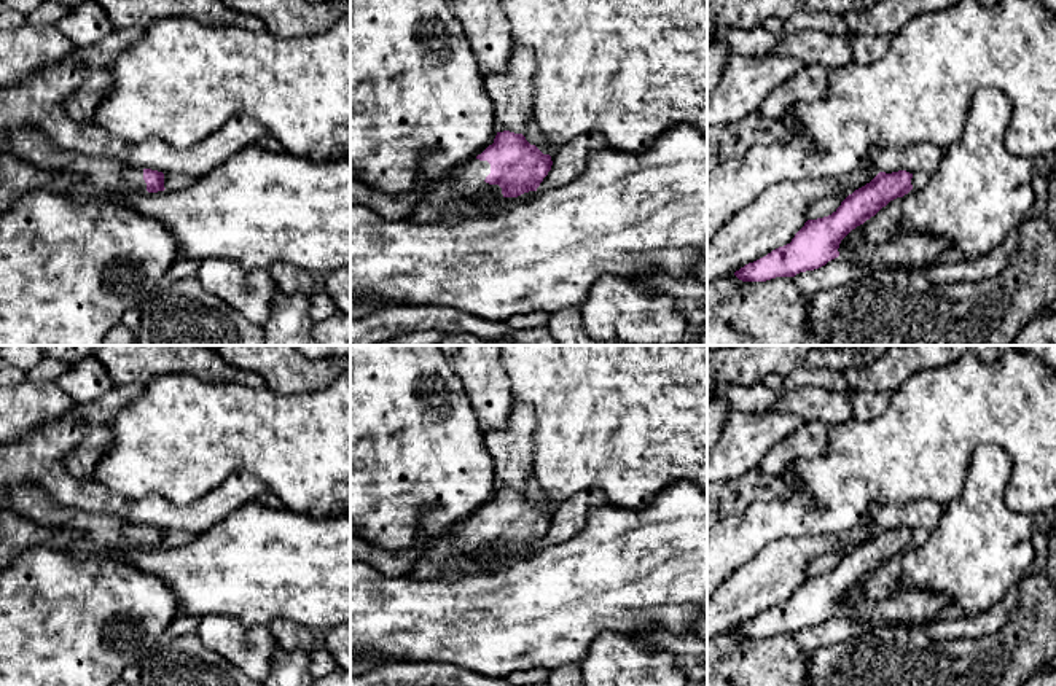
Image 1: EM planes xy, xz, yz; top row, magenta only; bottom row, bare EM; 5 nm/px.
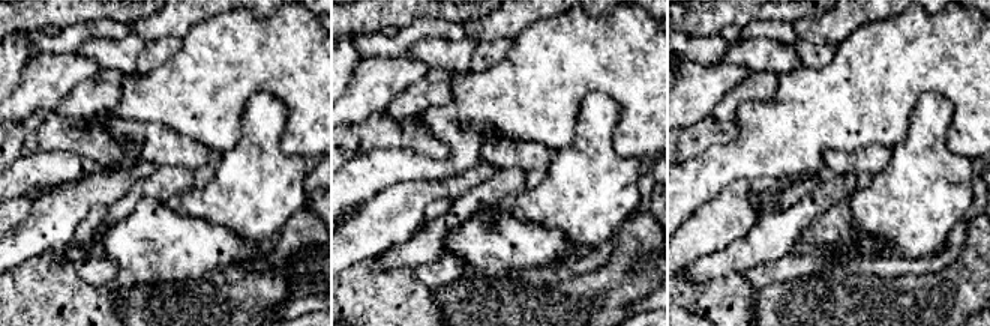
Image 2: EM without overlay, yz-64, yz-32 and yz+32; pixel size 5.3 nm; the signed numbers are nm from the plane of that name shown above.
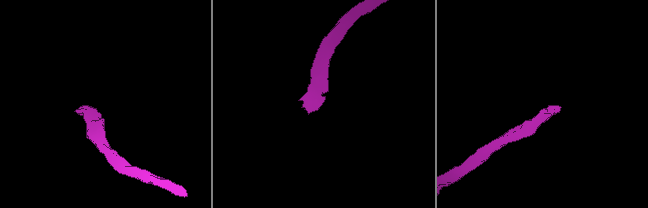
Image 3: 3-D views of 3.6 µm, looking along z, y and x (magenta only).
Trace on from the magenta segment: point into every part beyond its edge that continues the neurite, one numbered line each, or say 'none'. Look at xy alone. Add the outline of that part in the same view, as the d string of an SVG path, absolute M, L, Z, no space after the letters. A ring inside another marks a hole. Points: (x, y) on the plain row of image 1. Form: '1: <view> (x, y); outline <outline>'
1: xy (109, 532); outline M22 484L14 489L0 506L38 525L80 532L81 538L76 541L75 549L89 555L100 549L147 548L143 525L129 522L123 514L88 513L78 508L59 506L33 484Z

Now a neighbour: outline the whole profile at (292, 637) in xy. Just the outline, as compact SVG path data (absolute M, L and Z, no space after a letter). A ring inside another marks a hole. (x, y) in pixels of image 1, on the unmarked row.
M274 621L271 630L277 646L285 651L311 653L314 646L312 630L291 621Z

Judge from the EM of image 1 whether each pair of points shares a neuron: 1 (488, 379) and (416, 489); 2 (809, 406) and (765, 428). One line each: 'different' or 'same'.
1: different
2: different

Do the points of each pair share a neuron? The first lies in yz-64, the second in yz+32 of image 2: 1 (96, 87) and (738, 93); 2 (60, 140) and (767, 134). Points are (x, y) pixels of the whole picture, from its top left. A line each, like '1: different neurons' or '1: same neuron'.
1: same neuron
2: different neurons

